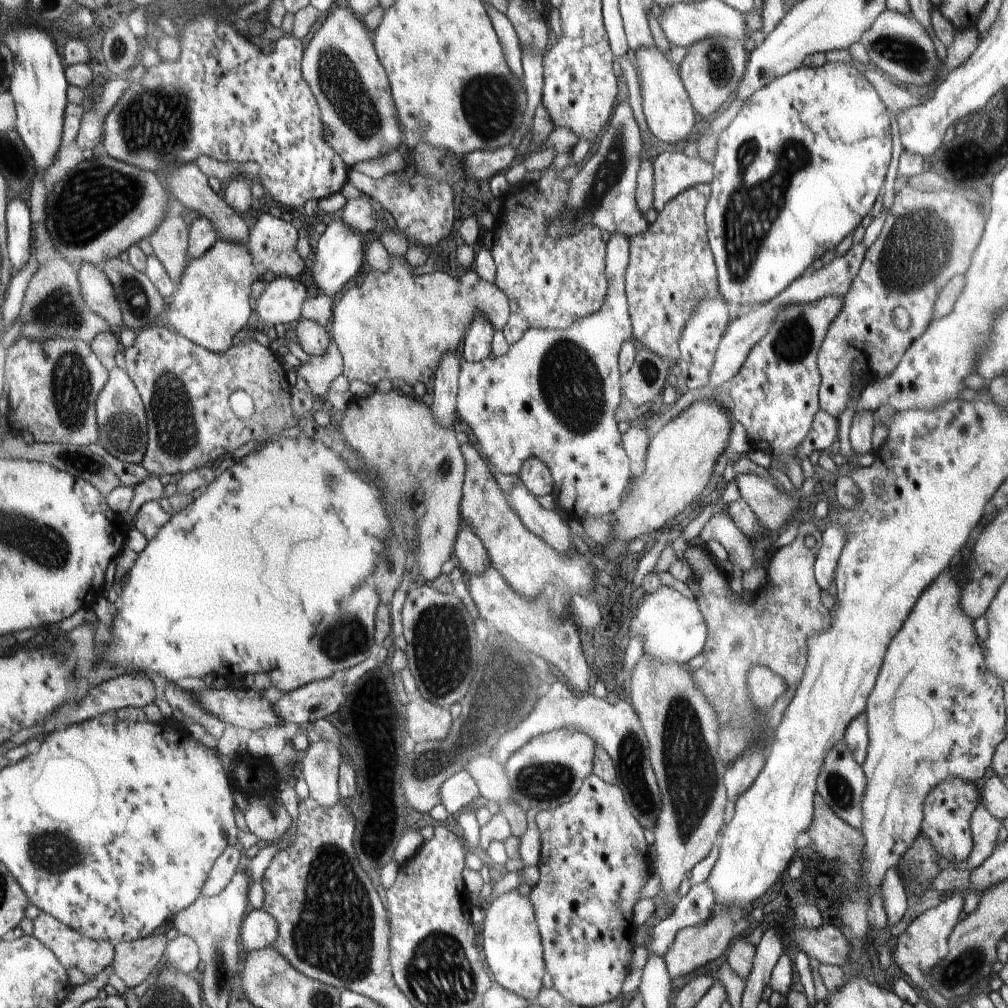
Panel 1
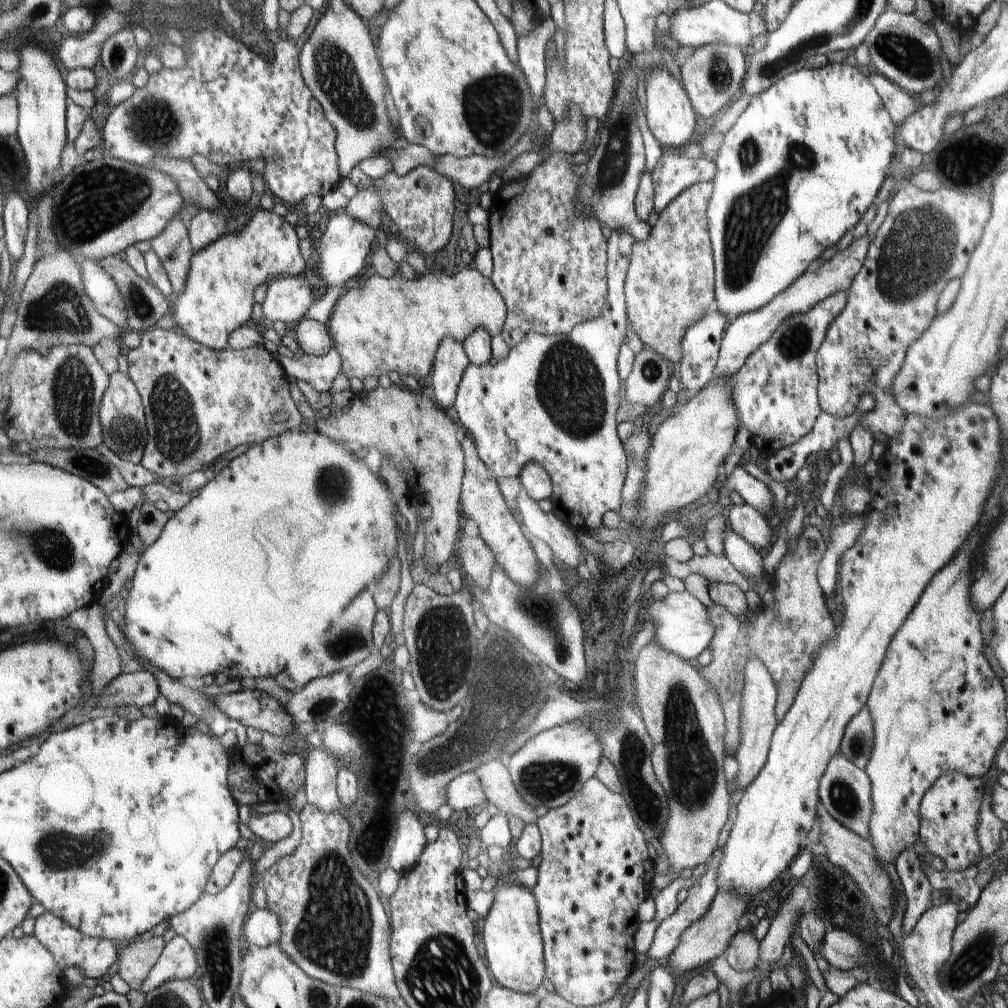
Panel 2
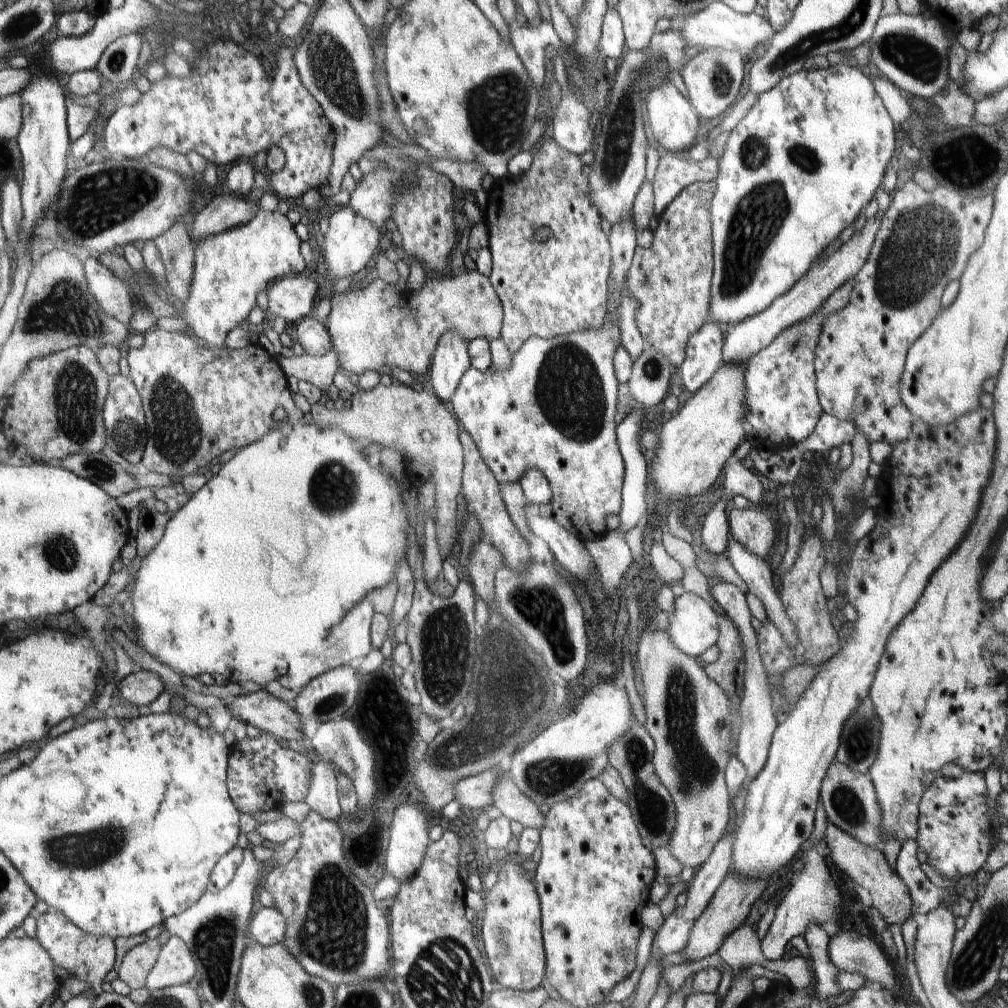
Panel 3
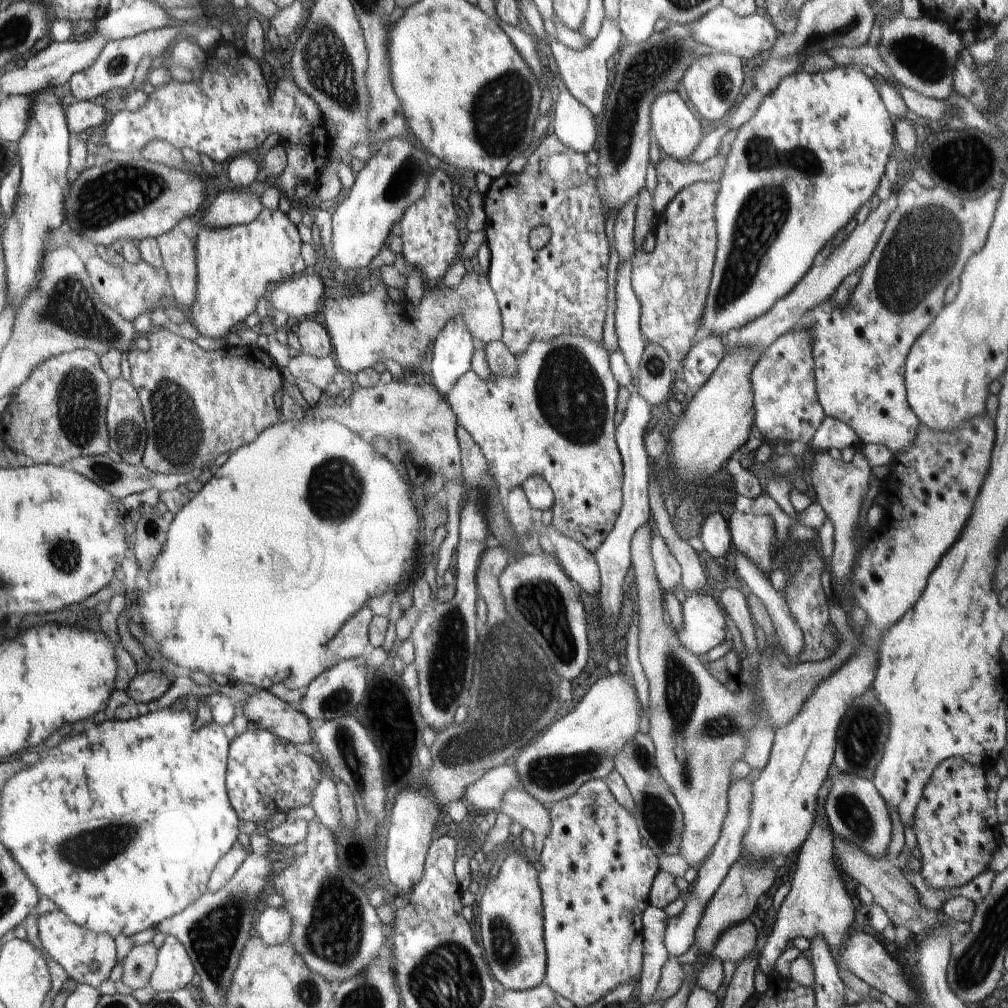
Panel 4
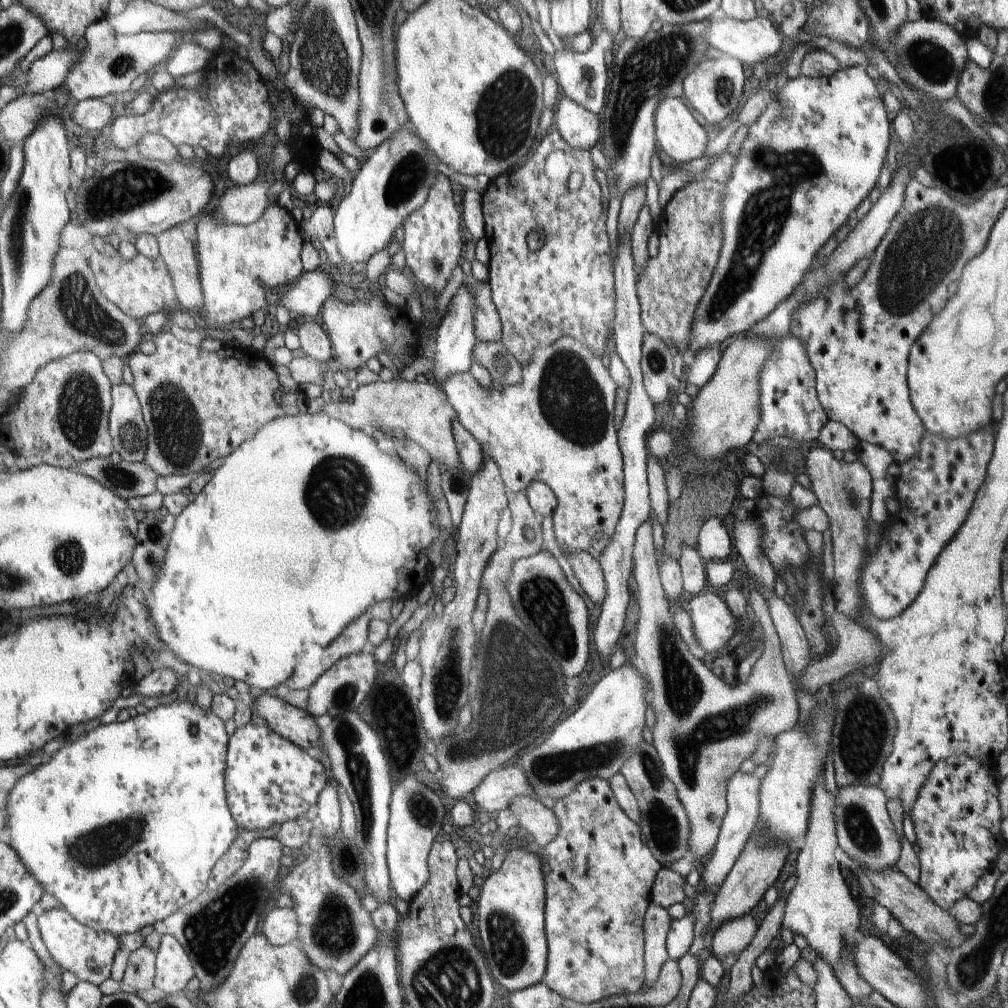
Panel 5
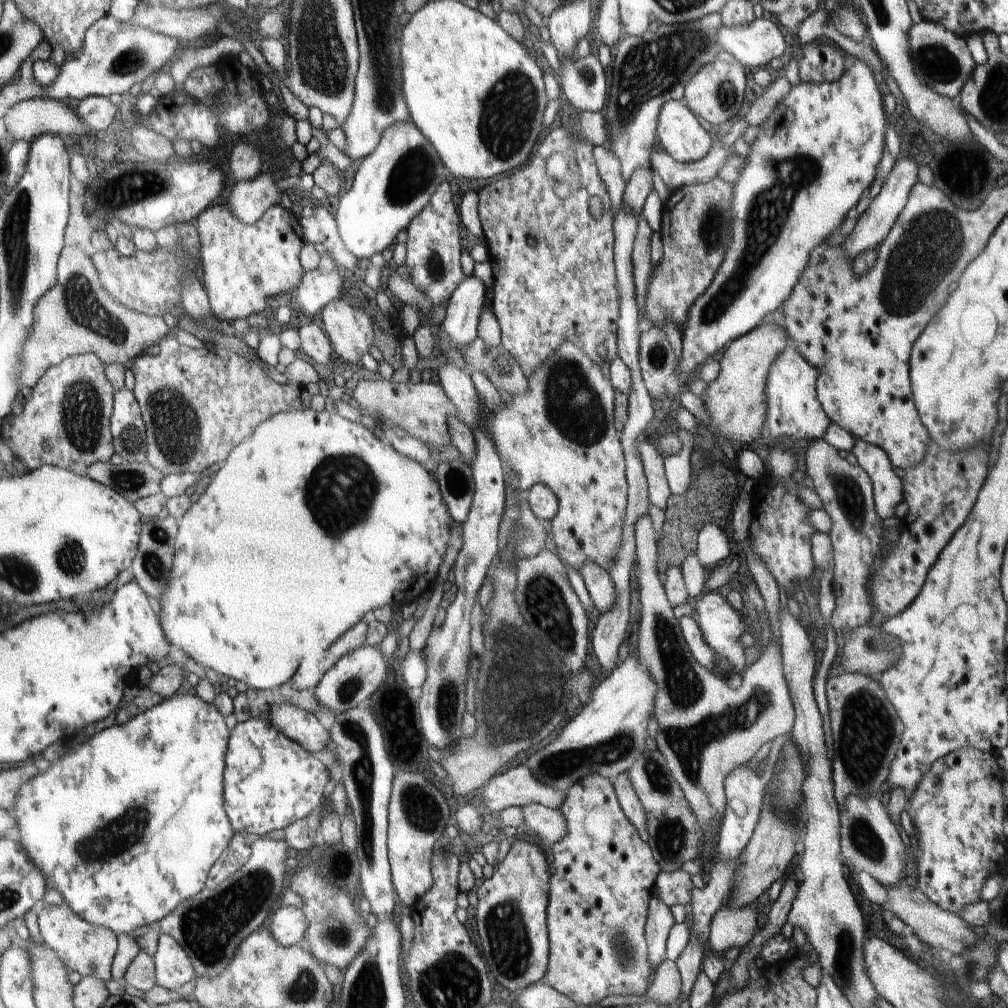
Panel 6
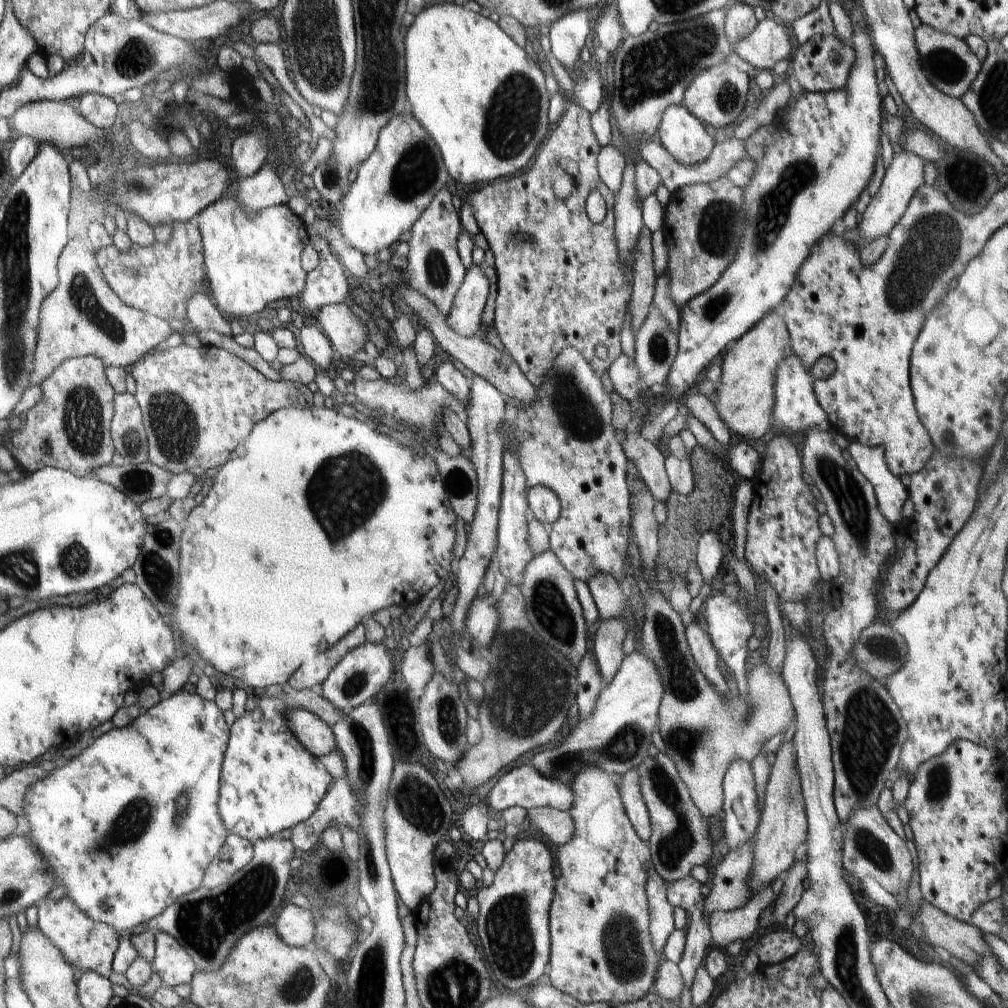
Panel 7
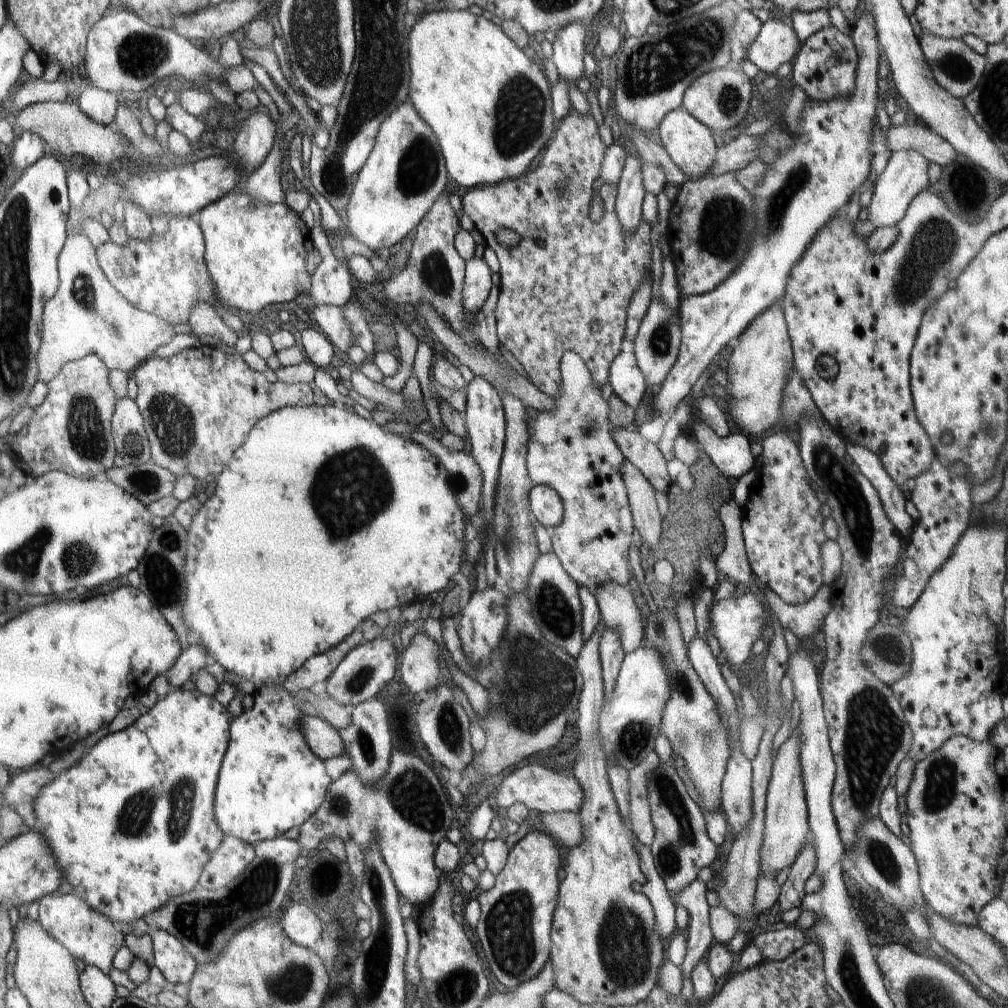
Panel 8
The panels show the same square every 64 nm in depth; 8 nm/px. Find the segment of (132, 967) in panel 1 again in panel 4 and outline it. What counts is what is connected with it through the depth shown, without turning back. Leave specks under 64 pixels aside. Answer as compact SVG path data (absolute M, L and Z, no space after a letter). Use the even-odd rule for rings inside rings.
M152 942L134 945L130 953L123 959L122 982L131 989L144 989L148 987L150 976L156 968L158 948Z

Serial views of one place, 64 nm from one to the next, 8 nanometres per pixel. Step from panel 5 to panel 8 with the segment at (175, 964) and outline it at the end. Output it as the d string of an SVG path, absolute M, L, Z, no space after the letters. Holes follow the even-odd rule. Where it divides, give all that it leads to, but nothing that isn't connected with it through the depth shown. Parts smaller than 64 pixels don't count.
M150 929L149 935L153 942L154 964L165 976L169 987L178 983L188 985L197 965L196 959L169 932Z

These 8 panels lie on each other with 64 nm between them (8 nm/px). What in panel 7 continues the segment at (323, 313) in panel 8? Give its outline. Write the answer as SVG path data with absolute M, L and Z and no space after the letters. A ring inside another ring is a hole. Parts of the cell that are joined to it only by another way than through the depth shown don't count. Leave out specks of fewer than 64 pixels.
M350 302L324 306L313 320L320 322L324 335L346 361L352 362L355 354L364 350L370 330L351 312Z

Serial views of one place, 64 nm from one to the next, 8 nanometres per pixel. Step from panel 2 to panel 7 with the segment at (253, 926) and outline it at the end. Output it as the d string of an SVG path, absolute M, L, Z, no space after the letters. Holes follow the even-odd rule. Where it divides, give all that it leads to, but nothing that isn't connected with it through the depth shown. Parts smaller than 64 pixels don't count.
M293 903L284 906L273 927L280 938L293 947L304 947L310 944L315 935L313 914L308 909L298 907Z

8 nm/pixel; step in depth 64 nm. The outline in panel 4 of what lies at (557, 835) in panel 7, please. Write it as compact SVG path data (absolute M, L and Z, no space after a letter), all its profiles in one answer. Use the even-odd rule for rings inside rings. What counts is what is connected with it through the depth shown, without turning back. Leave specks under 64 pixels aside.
M519 787L510 788L502 794L500 811L523 829L534 834L536 853L541 854L544 840L550 834L549 807L536 802L530 794L526 794Z

